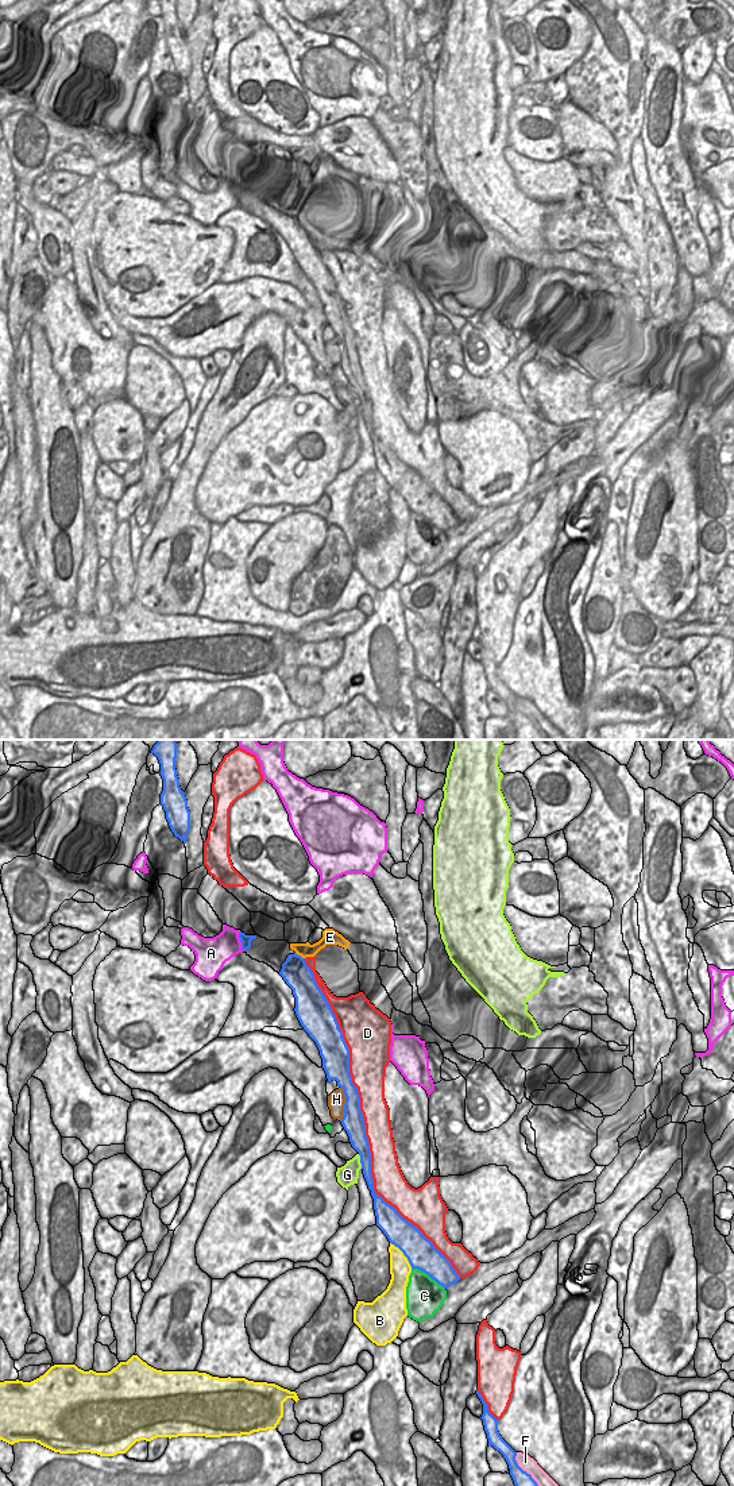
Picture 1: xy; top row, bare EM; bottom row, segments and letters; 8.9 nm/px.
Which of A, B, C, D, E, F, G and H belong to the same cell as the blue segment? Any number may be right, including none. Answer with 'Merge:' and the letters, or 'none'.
Merge: none

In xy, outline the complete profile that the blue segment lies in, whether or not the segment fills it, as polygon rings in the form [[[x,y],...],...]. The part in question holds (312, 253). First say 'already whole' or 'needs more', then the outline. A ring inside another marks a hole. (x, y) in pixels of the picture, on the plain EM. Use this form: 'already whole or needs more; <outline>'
already whole; [[[294,197],[287,200],[279,219],[293,233],[295,259],[320,294],[328,325],[336,324],[337,331],[344,333],[347,344],[344,347],[344,360],[340,366],[352,391],[360,400],[363,418],[374,443],[376,470],[389,486],[403,497],[412,513],[424,516],[447,533],[460,524],[451,506],[416,470],[403,463],[394,451],[374,435],[364,362],[360,355],[358,332],[352,328],[349,319],[349,293],[327,242],[314,224],[313,216],[306,209],[305,202]]]

